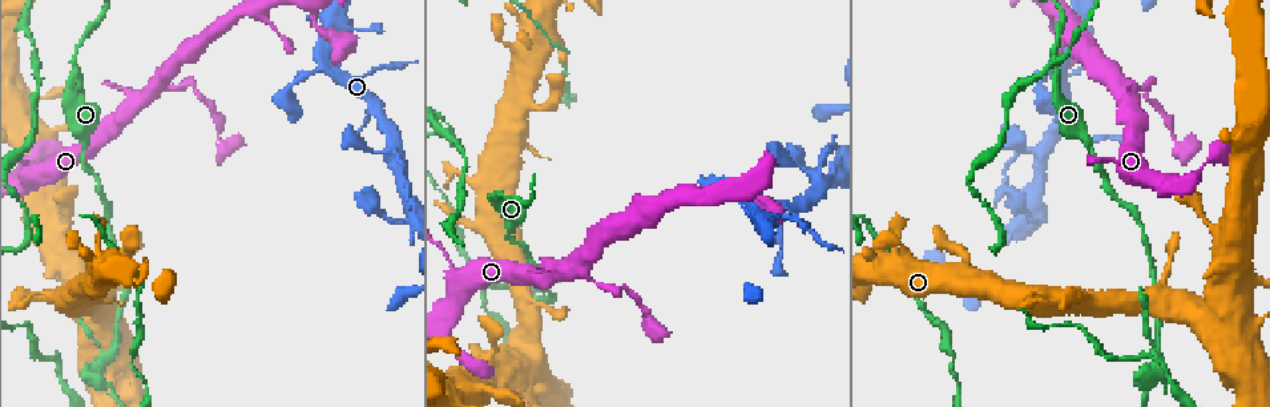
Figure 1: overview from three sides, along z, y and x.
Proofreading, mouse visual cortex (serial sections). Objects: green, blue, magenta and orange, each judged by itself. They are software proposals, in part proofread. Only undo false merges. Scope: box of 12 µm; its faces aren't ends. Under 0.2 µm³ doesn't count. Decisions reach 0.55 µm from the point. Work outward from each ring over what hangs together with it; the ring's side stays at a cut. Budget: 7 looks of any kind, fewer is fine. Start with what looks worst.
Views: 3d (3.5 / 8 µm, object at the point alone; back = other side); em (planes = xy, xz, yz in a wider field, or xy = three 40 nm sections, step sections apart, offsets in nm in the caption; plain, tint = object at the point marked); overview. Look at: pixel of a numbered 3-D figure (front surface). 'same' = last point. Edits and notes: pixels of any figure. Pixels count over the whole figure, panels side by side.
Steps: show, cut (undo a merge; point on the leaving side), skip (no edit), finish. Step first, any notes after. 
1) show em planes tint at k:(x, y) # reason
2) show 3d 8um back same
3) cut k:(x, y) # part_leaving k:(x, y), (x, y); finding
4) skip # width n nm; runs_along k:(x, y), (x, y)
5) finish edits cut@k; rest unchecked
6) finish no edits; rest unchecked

show 3d 3.5um at 1:(1152, 376) # abrupt turn

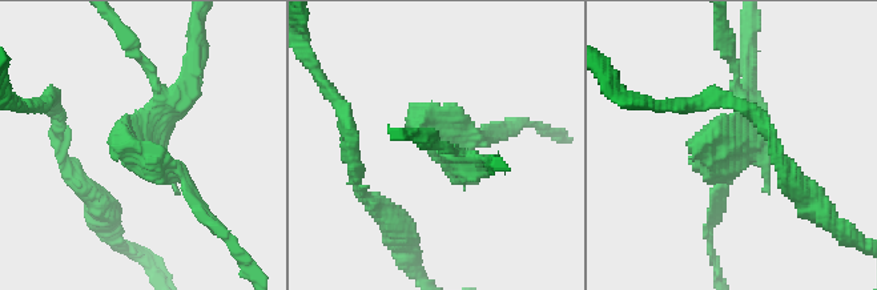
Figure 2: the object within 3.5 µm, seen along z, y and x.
cut 2:(462, 136) # part_leaving 2:(451, 166), (447, 139), (501, 129); a second cell is stuck on

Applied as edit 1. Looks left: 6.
show overview # see it whole again

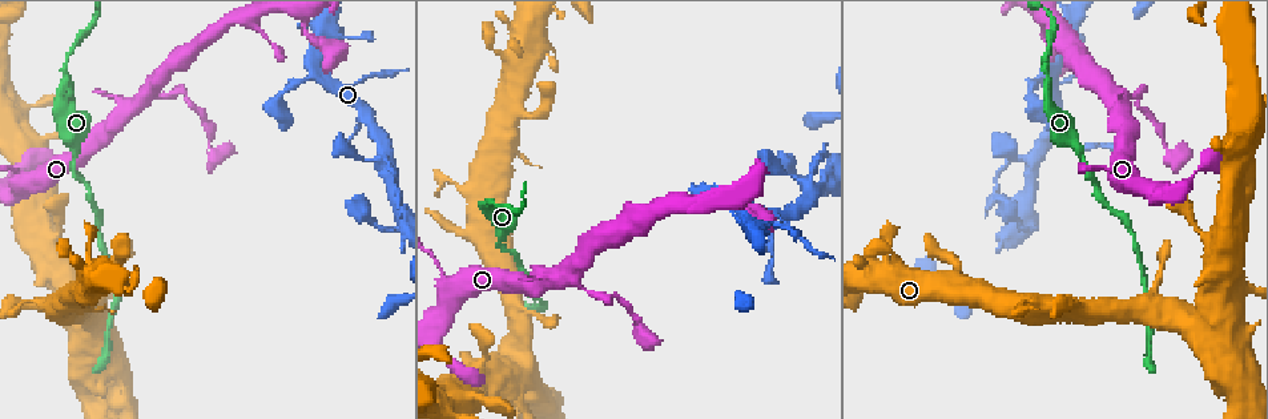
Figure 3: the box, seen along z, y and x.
show 3d 3.5um at 3:(1142, 92) # sharp bend

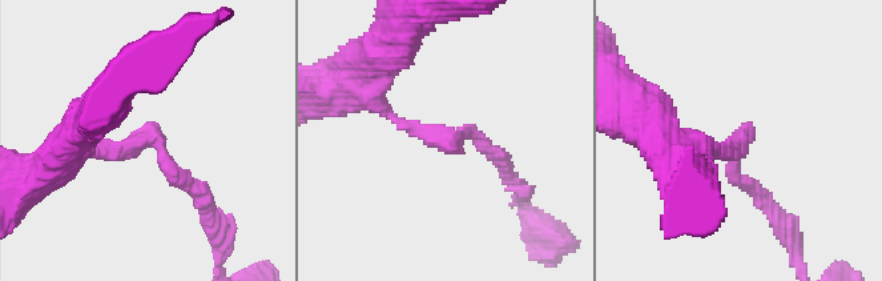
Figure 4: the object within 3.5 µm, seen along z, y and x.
show em planes tint at 4:(740, 136) # arm_widths 150, 200 nm

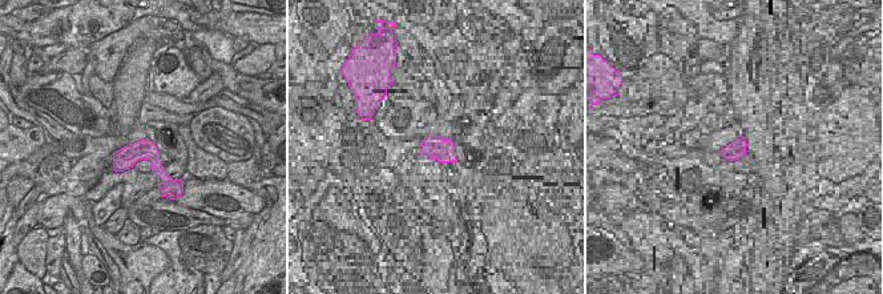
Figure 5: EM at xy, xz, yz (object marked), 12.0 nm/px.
show em xy step 1 tint same # another direction

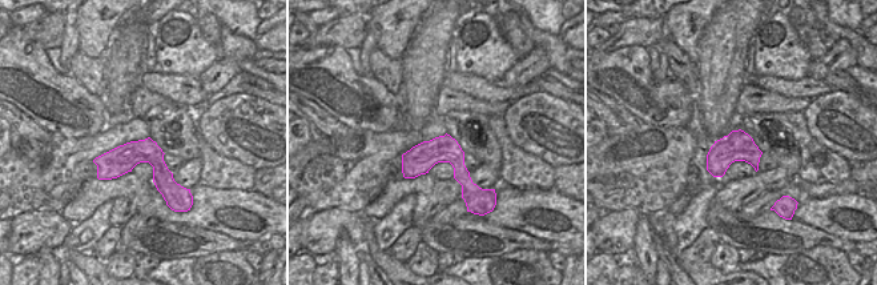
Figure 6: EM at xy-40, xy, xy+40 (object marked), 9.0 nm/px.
skip # runs_along 6:(99, 160), (149, 157), (173, 192); one cell here

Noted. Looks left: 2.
show 3d 3.5um at 3:(747, 218) # small branch off a trunk

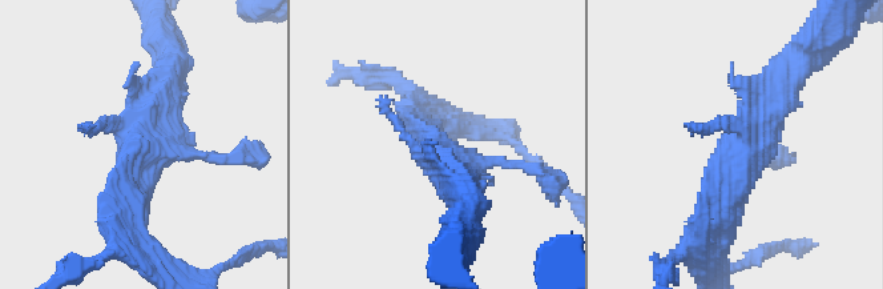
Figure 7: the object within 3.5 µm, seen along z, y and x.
show em xy step 1 tint at 7:(445, 153)

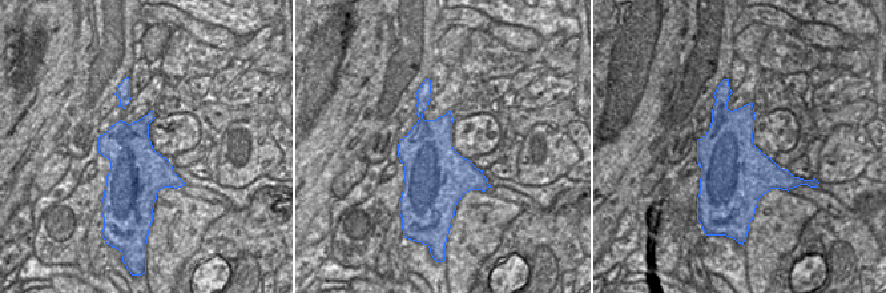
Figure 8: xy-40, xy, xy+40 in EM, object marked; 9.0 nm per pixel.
skip # one cell here

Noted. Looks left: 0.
finish edits cut@2; rest unchecked

